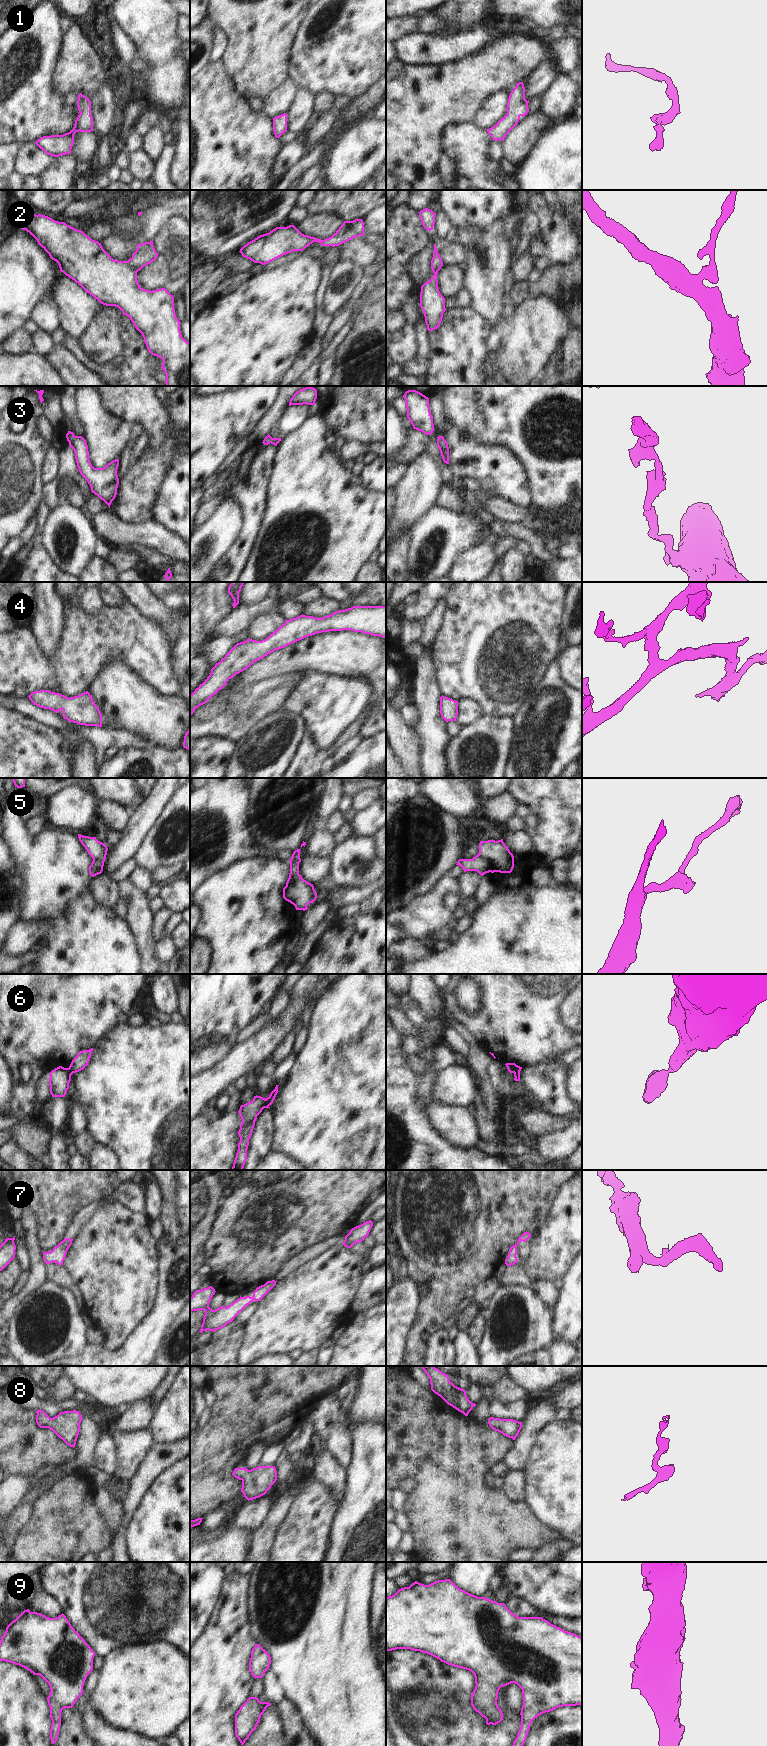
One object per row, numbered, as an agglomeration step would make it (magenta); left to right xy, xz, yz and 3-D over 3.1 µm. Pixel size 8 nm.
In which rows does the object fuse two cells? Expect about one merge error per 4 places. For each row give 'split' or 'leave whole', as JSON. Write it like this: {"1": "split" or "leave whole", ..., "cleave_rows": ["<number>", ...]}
{"1": "leave whole", "2": "leave whole", "3": "leave whole", "4": "leave whole", "5": "split", "6": "split", "7": "leave whole", "8": "leave whole", "9": "leave whole", "cleave_rows": ["5", "6"]}

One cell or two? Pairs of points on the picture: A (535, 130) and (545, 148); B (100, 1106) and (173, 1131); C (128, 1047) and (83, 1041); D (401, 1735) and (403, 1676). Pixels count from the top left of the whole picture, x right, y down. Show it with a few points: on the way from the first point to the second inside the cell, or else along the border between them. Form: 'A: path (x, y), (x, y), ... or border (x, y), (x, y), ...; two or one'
A: border (554, 124), (541, 135), (526, 157); two
B: path (118, 1106), (148, 1106), (155, 1113); one
C: border (113, 1027), (93, 1048); two
D: border (408, 1733), (410, 1735); two

